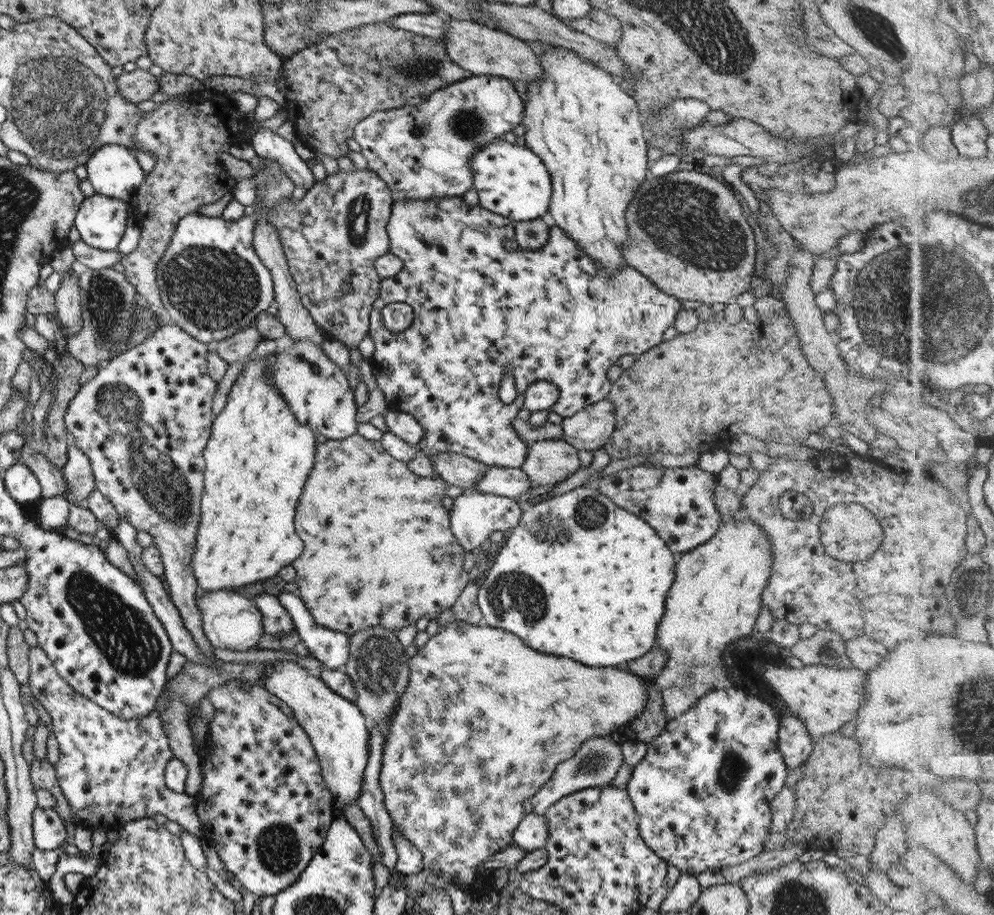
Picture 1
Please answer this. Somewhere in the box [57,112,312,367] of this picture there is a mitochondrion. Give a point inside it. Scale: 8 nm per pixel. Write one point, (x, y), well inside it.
(214, 289)

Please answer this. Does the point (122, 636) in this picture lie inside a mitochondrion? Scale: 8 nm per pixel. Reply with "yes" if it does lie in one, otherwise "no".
yes

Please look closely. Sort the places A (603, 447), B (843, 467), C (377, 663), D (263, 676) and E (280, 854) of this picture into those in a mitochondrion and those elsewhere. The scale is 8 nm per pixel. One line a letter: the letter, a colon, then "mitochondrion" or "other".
A: other
B: other
C: mitochondrion
D: other
E: mitochondrion

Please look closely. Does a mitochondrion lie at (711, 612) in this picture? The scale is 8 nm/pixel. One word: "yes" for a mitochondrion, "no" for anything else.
no

